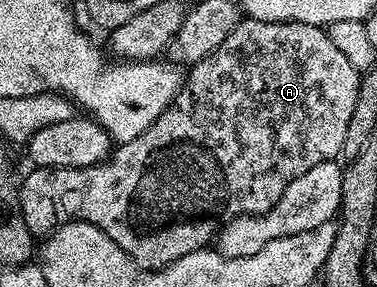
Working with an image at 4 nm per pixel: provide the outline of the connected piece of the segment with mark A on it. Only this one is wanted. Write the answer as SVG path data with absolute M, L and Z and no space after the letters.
M243 18L235 26L235 30L231 30L231 34L227 34L227 38L223 38L223 42L218 46L213 55L205 60L199 61L188 69L187 75L183 80L183 87L177 93L177 97L173 100L173 104L168 110L158 118L153 125L147 130L143 130L143 134L139 134L139 138L135 138L131 142L120 145L110 155L108 160L102 160L95 166L83 166L82 168L38 168L34 167L33 172L29 172L25 176L25 181L19 184L19 201L21 200L21 209L19 215L25 221L25 225L29 227L29 231L34 237L44 238L53 231L59 224L67 224L70 220L82 220L88 224L99 226L103 230L103 234L107 234L107 238L111 238L111 242L115 242L115 246L119 246L126 254L133 259L143 270L156 270L164 268L166 264L175 262L179 258L183 258L183 254L191 254L200 248L209 248L214 243L215 237L220 233L221 229L232 220L238 220L240 216L263 216L281 200L283 190L287 190L287 186L291 182L295 182L295 178L299 178L299 174L307 174L307 170L311 170L311 166L319 166L319 162L327 162L328 160L337 160L343 150L343 138L347 138L347 125L351 123L351 113L355 110L355 98L359 98L359 82L361 81L361 73L355 70L355 66L351 66L351 61L331 43L328 31L324 27L316 24L300 24L299 22L263 22L262 20L251 20Z

